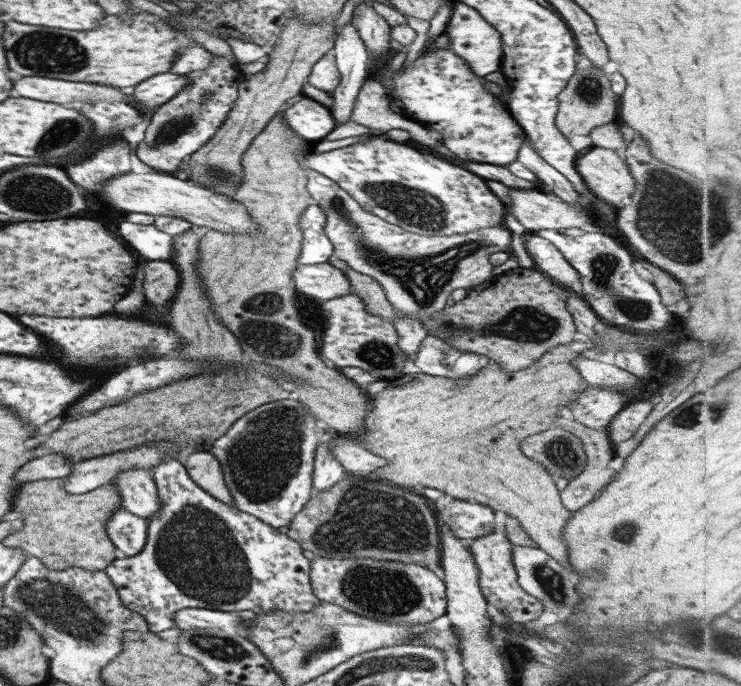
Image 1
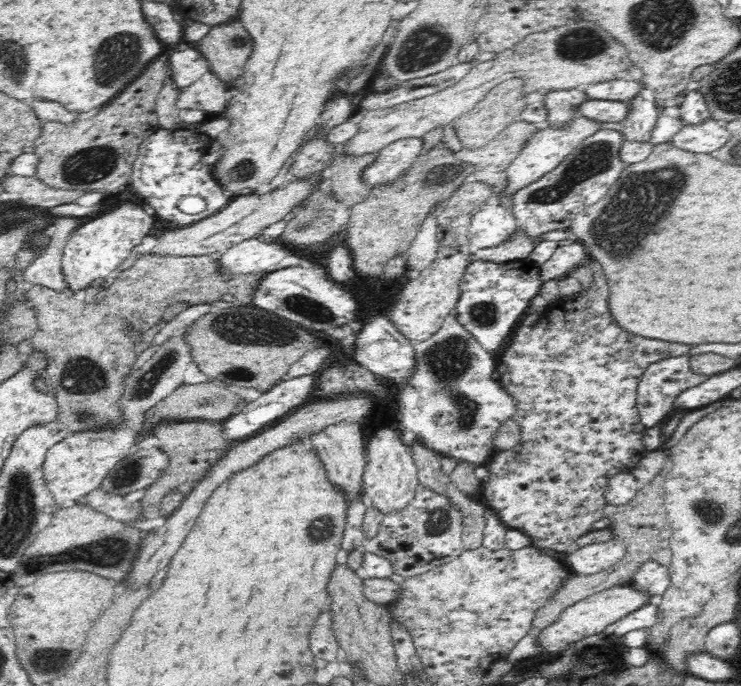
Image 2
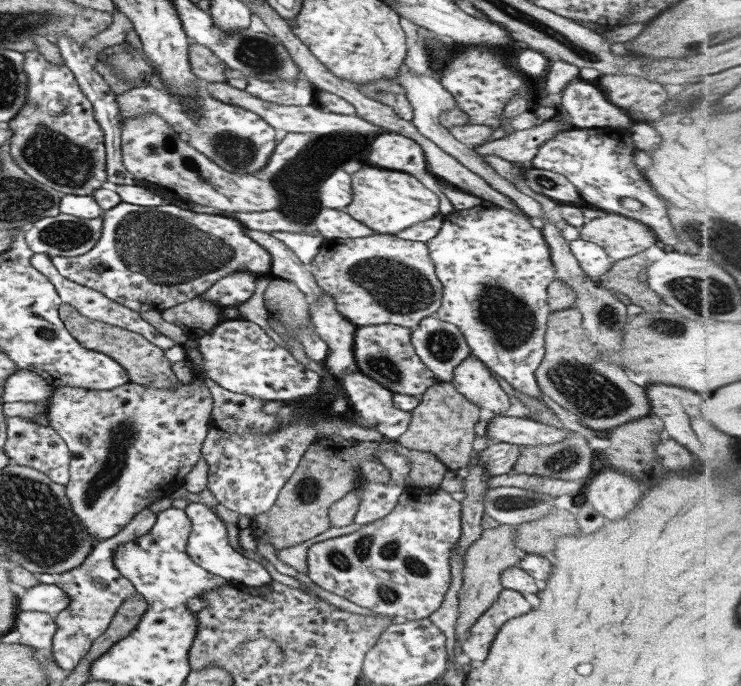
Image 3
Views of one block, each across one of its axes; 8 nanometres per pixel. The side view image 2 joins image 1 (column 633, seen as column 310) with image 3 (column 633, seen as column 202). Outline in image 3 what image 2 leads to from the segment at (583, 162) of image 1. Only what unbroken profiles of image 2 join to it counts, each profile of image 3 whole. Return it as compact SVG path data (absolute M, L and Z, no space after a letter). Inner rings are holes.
M610 213L579 227L579 238L599 244L616 260L634 256L658 243L655 232L643 222Z

